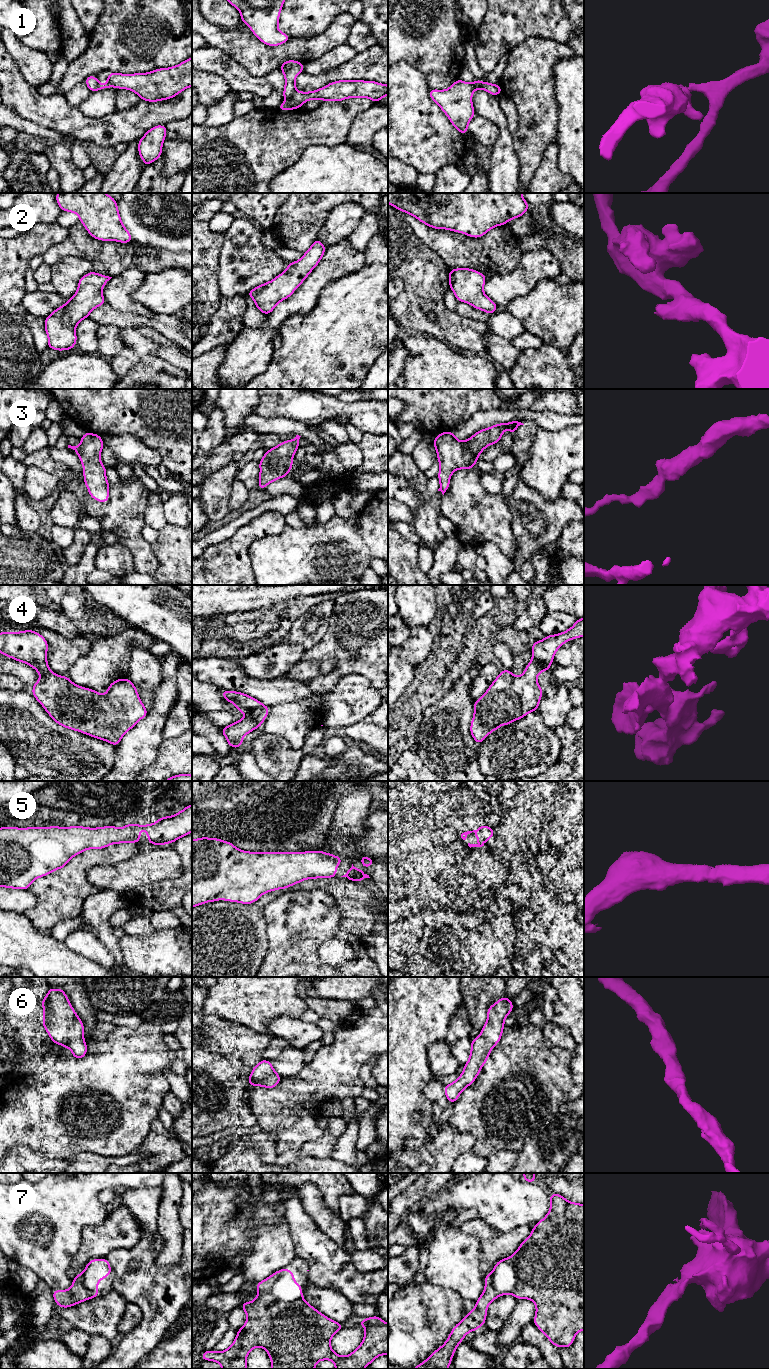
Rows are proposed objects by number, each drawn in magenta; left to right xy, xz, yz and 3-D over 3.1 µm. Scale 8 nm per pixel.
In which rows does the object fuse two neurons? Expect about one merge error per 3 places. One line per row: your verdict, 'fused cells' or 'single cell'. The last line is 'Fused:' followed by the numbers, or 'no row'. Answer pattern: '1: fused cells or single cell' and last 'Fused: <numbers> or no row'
1: fused cells
2: single cell
3: single cell
4: single cell
5: single cell
6: single cell
7: single cell
Fused: 1

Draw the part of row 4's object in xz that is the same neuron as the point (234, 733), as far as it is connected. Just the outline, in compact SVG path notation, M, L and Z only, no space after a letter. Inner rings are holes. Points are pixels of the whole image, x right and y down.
M221 690L221 694L226 701L236 706L236 710L247 714L241 720L221 728L229 746L239 748L243 745L242 739L245 735L261 727L269 714L270 707L245 693Z

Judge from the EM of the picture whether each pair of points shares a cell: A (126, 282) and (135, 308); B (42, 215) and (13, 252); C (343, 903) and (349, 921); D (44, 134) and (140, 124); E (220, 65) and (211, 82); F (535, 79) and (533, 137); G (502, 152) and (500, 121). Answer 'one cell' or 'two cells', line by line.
A: one cell
B: two cells
C: one cell
D: two cells
E: two cells
F: one cell
G: one cell

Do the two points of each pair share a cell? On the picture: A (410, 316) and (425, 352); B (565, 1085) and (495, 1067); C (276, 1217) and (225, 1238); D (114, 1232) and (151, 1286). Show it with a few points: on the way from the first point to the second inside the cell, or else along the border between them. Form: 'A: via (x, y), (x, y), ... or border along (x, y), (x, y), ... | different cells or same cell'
A: border along (421, 333), (433, 336), (443, 342) | different cells
B: via (548, 1082), (533, 1070), (512, 1067) | same cell
C: via (263, 1215), (247, 1215), (237, 1225) | same cell
D: border along (142, 1232), (135, 1245), (114, 1249), (105, 1257) | different cells

